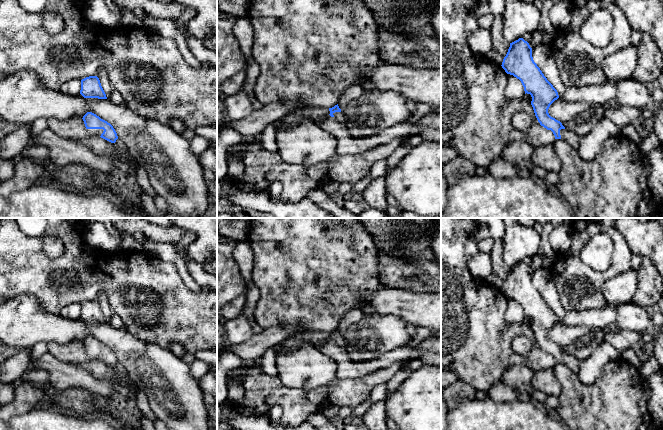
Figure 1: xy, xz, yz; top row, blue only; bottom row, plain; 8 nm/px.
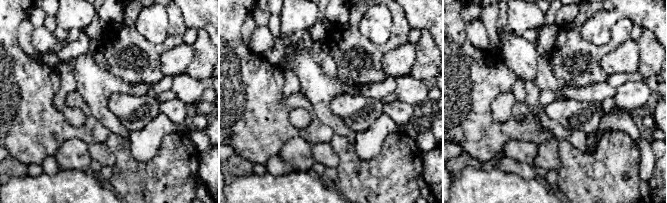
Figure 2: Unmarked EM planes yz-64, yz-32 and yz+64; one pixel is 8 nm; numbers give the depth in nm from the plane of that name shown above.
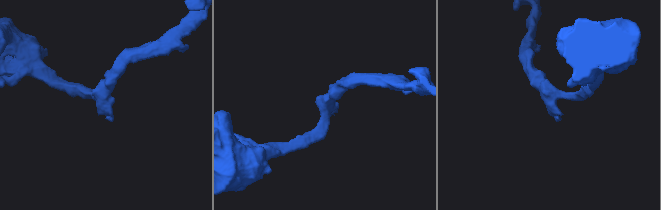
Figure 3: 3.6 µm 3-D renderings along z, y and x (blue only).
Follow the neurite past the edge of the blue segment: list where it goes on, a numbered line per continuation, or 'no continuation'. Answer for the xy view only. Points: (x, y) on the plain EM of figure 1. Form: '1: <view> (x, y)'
1: xy (93, 356)

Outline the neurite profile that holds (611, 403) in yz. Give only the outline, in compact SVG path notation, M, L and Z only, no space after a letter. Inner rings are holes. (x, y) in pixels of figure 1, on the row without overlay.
M618 358L608 362L600 378L592 385L583 384L579 376L562 363L555 363L553 370L561 387L556 411L569 430L638 430L643 423L638 405L643 393L643 378L639 369L624 359Z

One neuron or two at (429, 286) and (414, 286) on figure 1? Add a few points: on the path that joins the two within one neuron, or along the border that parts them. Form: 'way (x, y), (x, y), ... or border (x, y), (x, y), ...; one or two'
way (425, 286), (418, 286); one

